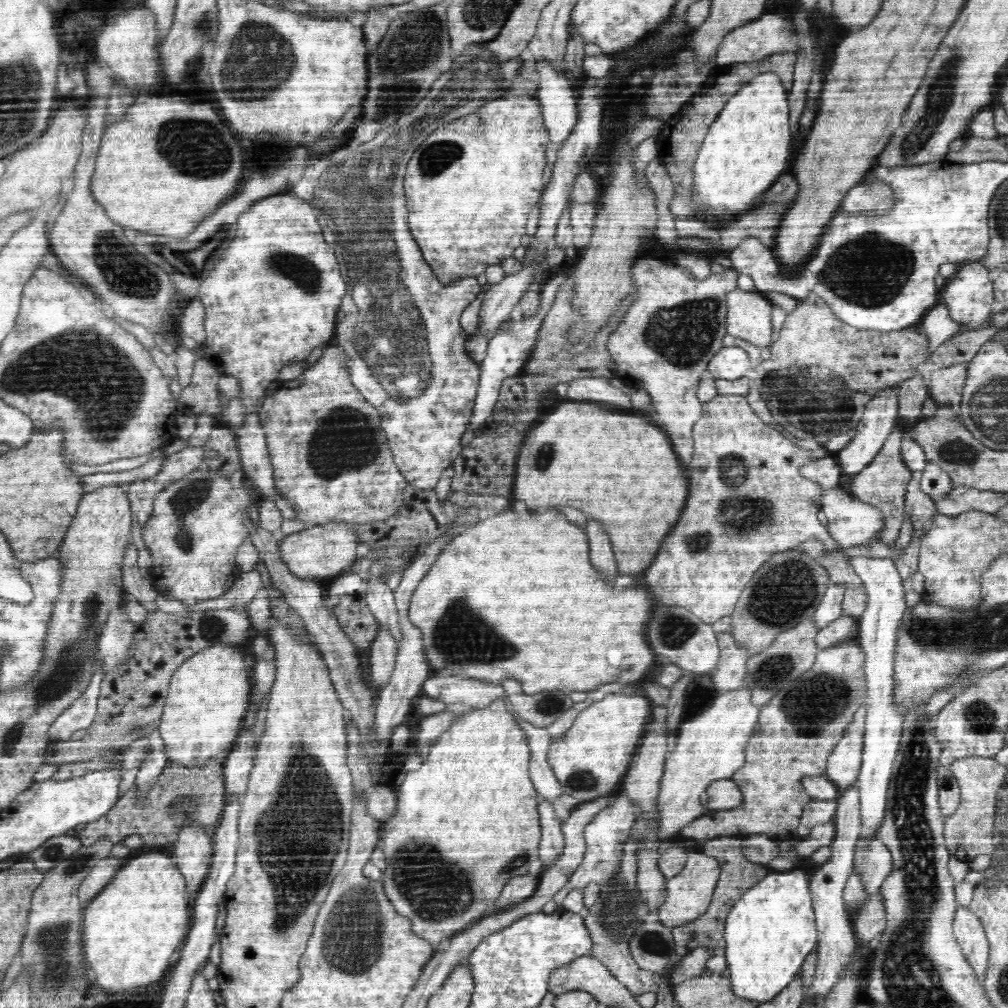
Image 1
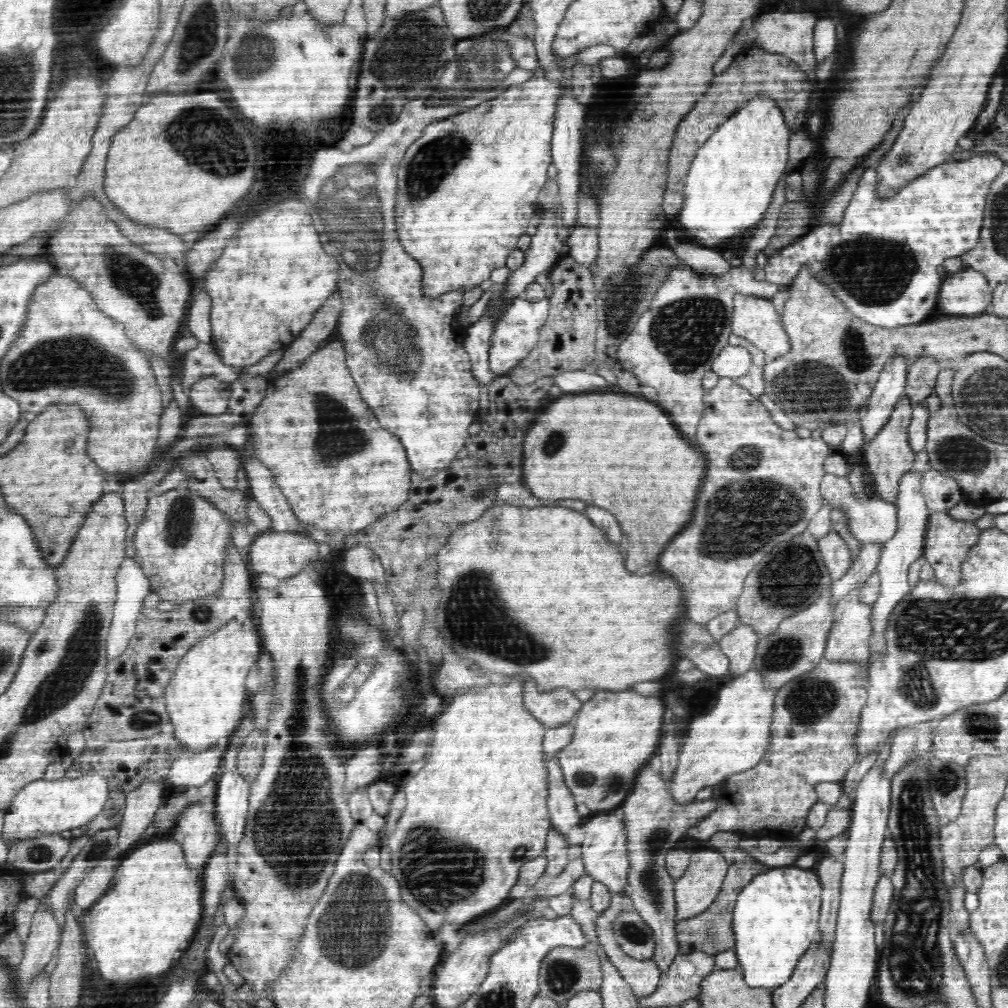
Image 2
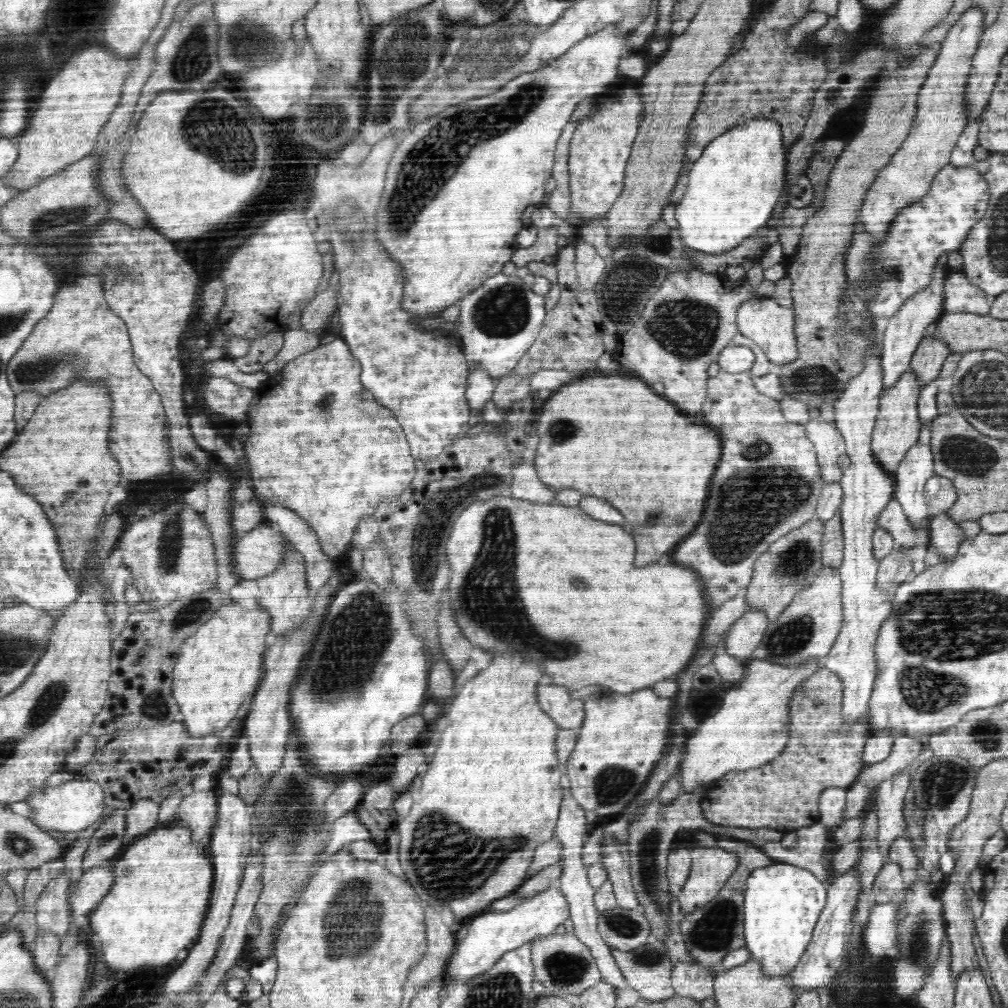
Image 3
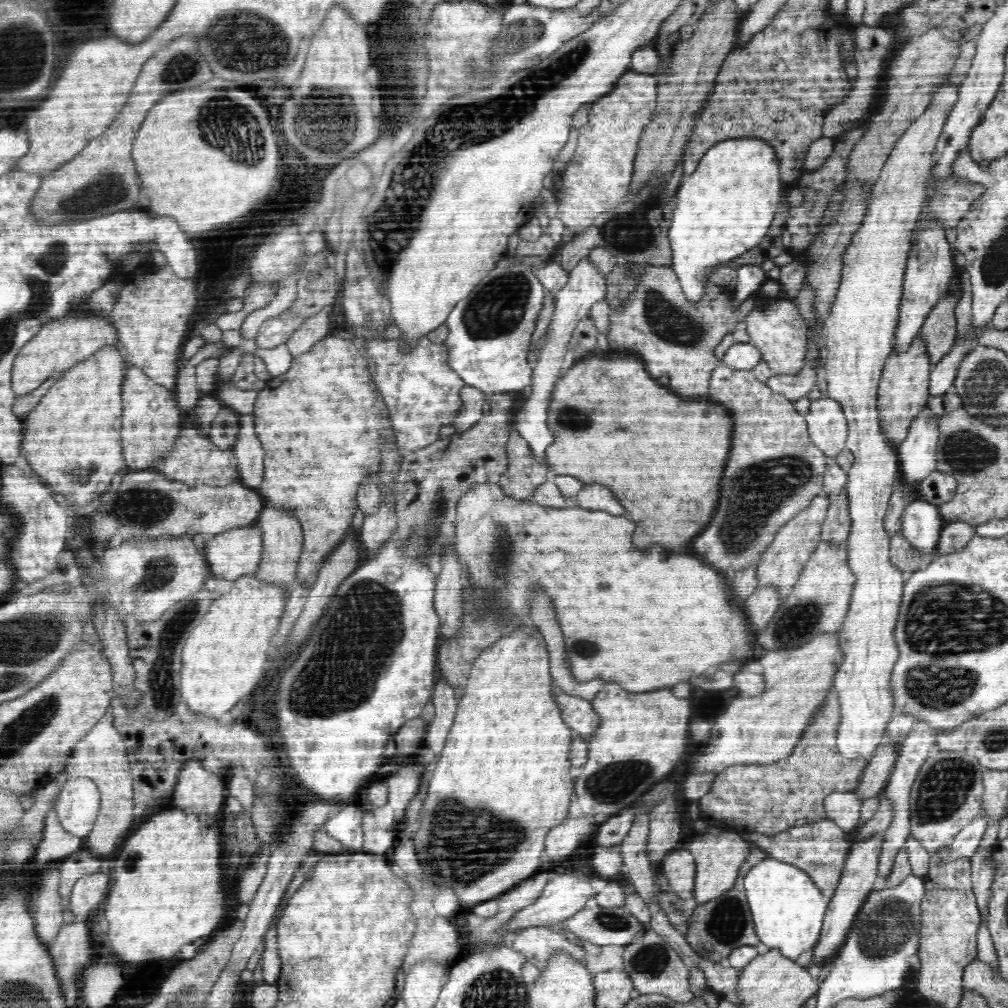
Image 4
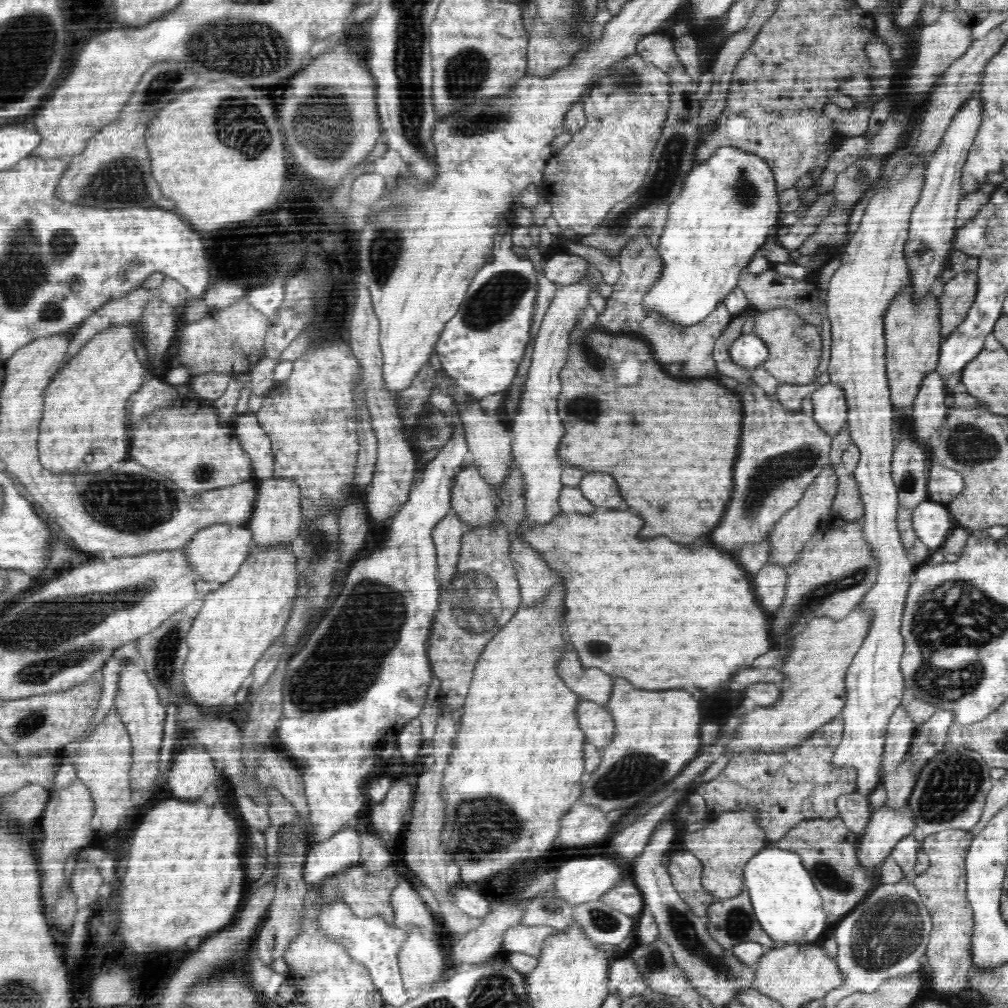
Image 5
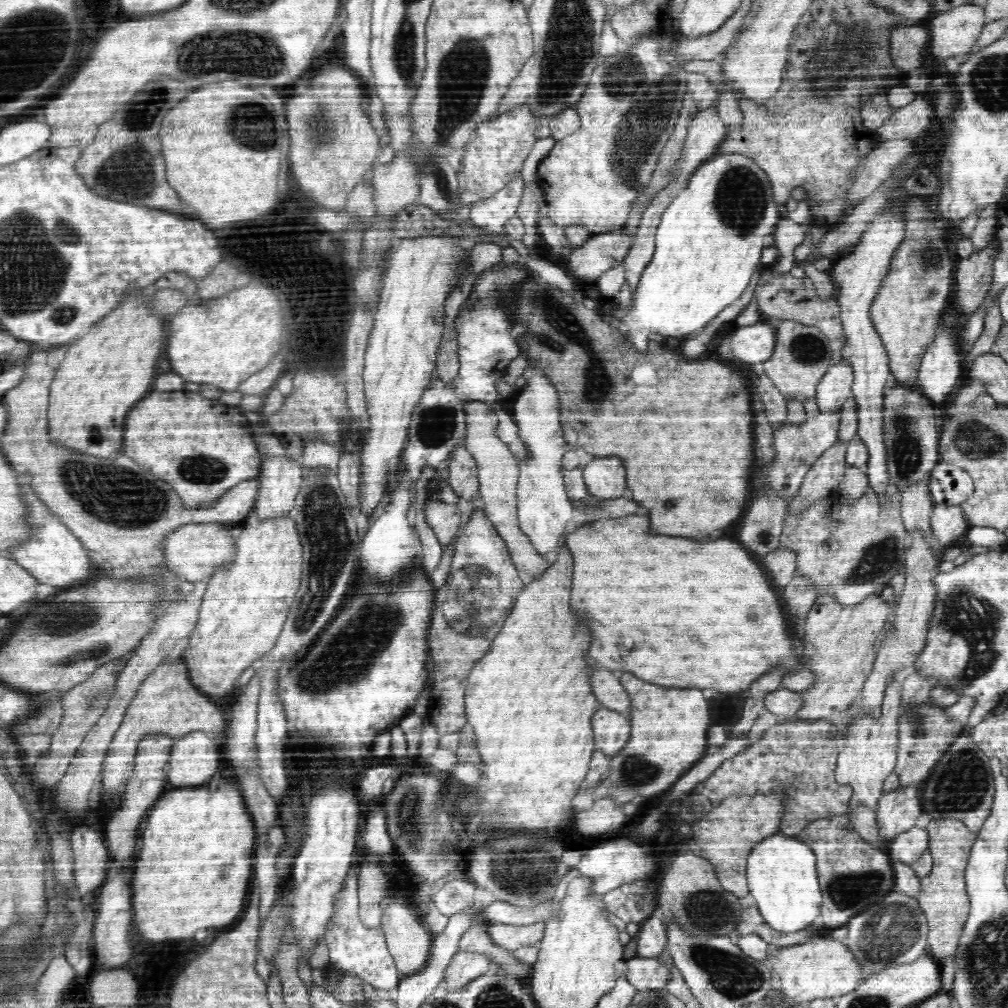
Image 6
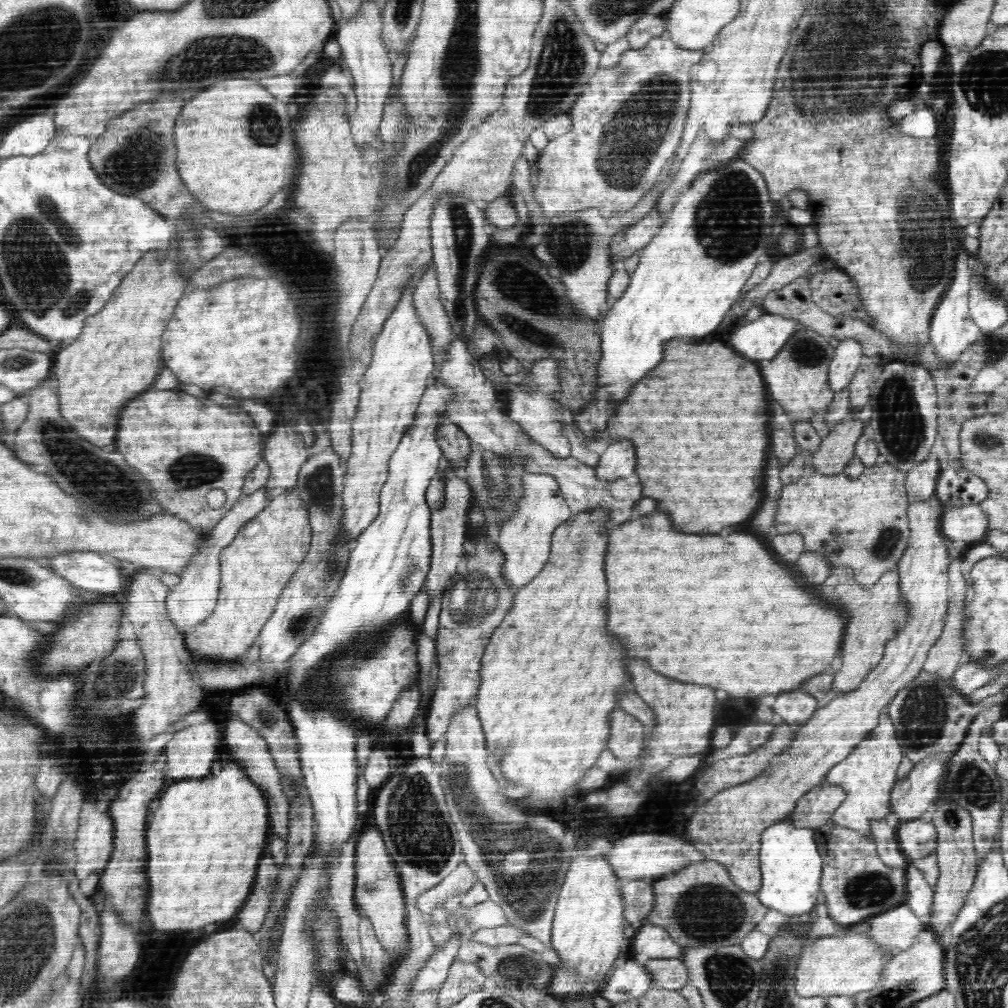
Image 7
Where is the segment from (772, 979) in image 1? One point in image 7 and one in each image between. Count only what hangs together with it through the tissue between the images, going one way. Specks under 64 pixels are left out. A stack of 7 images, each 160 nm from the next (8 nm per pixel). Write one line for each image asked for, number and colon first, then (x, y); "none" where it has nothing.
2: (776, 915)
3: (782, 903)
4: (787, 907)
5: (787, 905)
6: (781, 871)
7: (791, 866)

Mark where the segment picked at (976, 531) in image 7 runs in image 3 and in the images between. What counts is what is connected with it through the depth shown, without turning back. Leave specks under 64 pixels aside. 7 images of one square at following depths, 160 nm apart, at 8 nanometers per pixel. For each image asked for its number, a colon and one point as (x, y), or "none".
3: (892, 519)
4: (921, 522)
5: (931, 521)
6: (947, 523)

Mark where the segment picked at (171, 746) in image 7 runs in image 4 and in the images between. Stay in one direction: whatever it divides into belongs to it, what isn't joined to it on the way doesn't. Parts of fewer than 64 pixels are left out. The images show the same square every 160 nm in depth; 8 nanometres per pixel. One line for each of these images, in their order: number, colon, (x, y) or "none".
4: (197, 789)
5: (193, 771)
6: (193, 760)

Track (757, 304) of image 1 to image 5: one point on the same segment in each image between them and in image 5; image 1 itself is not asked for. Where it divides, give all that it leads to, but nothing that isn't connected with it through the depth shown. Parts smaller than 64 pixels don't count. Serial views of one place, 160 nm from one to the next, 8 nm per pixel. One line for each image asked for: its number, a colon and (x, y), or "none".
2: (756, 319)
3: (771, 326)
4: (782, 334)
5: (794, 344)

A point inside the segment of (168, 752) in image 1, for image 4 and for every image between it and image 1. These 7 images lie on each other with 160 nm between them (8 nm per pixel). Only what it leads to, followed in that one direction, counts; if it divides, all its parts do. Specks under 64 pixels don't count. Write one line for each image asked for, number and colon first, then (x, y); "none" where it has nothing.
2: (205, 699)
3: (221, 663)
4: (223, 659)

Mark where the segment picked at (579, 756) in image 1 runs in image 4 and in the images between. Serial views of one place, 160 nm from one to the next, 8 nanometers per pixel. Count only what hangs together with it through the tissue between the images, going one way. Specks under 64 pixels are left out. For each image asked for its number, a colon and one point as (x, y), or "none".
2: (615, 731)
3: (623, 736)
4: (643, 735)

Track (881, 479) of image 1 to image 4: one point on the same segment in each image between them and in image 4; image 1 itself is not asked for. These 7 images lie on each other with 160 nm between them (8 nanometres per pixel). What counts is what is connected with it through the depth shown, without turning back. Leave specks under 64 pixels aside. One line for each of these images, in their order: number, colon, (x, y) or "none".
2: (889, 456)
3: (896, 430)
4: (903, 390)

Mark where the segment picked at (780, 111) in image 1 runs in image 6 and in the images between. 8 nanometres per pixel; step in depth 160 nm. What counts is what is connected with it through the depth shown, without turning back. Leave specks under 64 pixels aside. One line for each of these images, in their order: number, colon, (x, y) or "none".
2: (730, 182)
3: (735, 185)
4: (727, 206)
5: (728, 207)
6: (710, 239)

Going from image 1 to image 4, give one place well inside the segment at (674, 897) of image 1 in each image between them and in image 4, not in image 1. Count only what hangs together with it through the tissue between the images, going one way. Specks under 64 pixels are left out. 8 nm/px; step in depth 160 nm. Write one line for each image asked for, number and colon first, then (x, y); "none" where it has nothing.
2: (696, 889)
3: (711, 867)
4: (718, 858)

